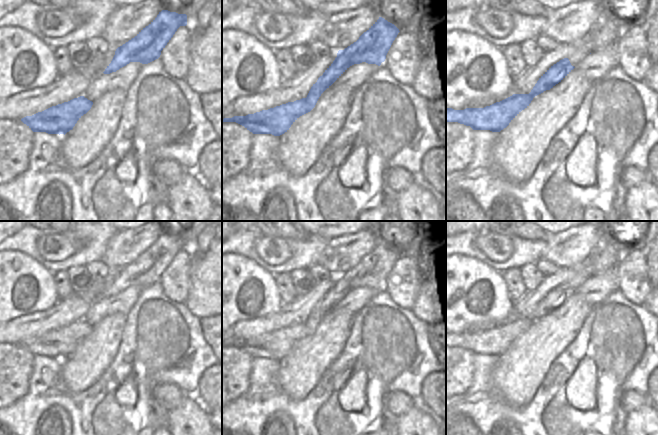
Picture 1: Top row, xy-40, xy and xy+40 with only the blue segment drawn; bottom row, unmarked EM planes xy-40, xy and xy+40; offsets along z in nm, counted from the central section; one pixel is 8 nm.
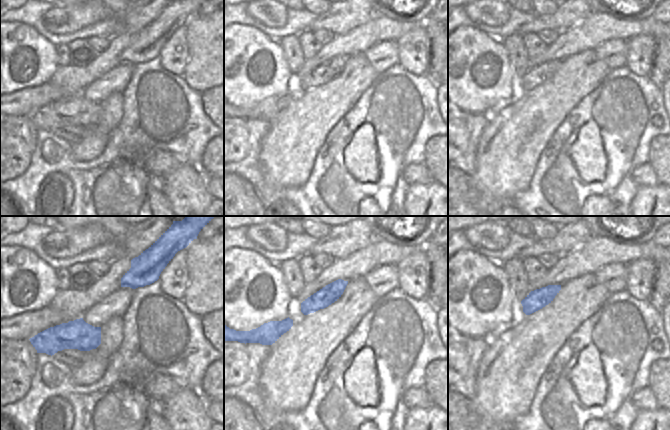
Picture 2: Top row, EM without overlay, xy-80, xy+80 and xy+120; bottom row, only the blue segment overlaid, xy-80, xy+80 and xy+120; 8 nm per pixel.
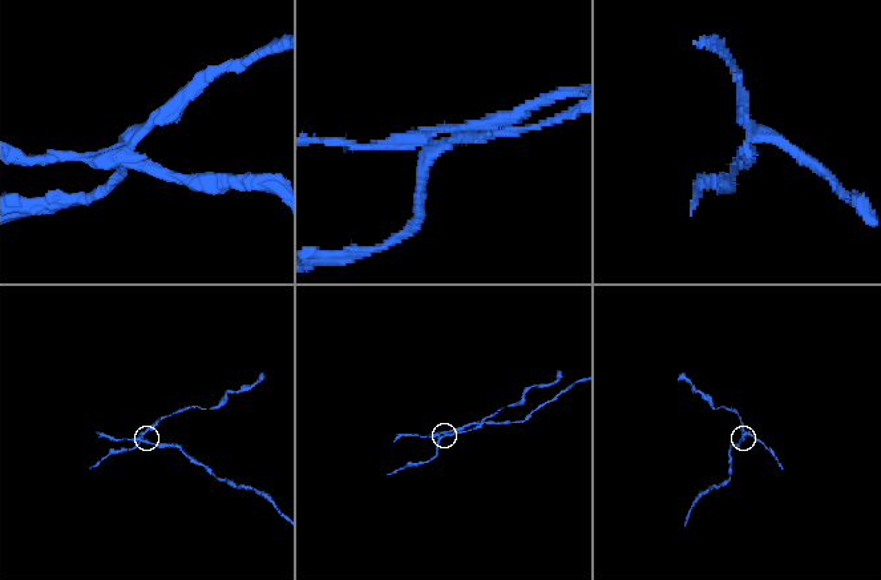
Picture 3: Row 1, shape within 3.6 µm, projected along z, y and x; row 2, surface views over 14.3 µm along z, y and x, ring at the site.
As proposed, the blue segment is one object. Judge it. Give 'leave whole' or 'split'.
split

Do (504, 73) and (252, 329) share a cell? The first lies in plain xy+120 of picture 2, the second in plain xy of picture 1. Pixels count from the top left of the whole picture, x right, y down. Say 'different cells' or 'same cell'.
different cells

